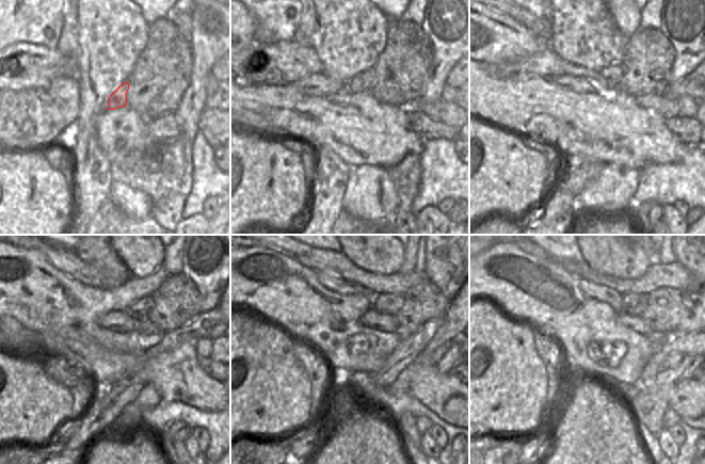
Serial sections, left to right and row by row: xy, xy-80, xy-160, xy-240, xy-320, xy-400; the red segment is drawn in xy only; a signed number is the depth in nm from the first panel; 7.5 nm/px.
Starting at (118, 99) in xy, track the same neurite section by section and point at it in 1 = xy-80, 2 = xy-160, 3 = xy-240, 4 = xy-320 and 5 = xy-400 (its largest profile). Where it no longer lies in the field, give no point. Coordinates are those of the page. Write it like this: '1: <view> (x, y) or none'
1: xy-80 (364, 82)
2: xy-160 (614, 73)
3: xy-240 (141, 310)
4: xy-320 (388, 303)
5: xy-400 (635, 304)

